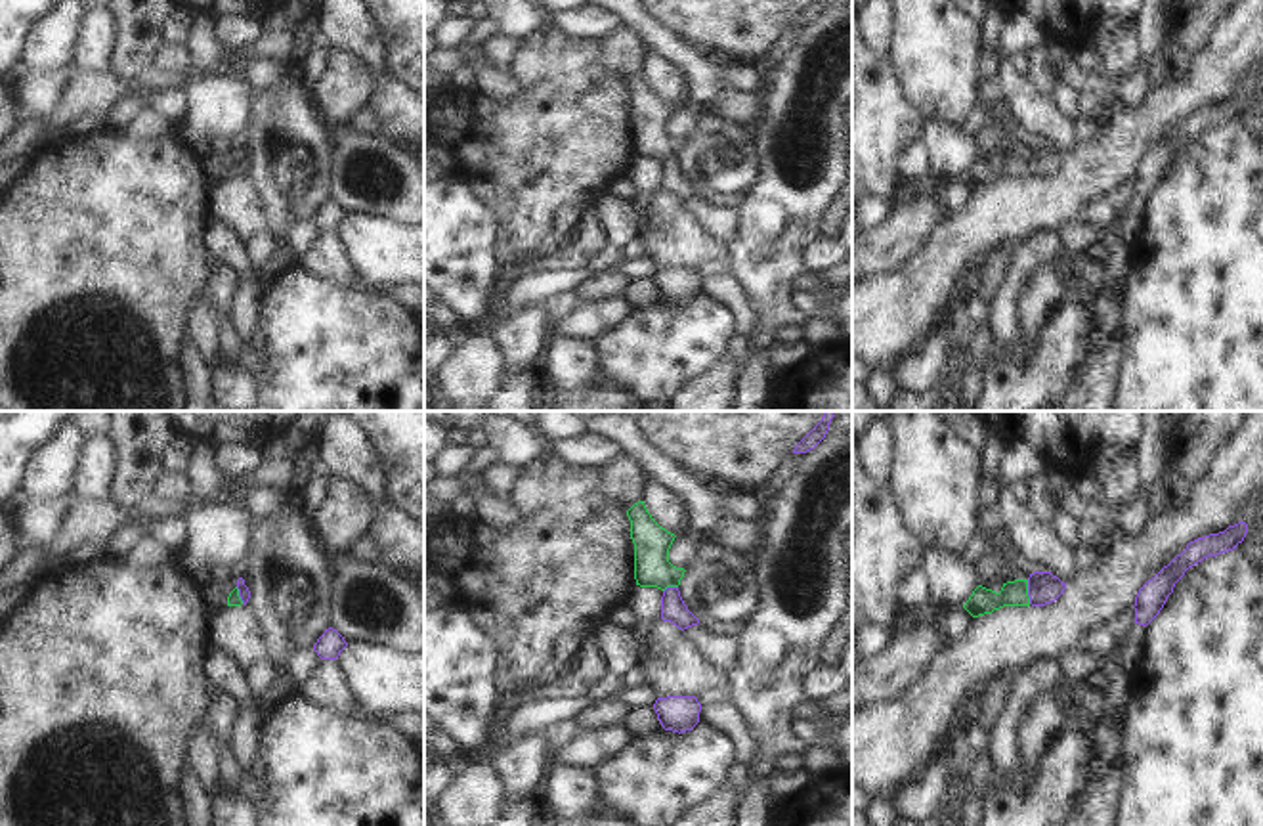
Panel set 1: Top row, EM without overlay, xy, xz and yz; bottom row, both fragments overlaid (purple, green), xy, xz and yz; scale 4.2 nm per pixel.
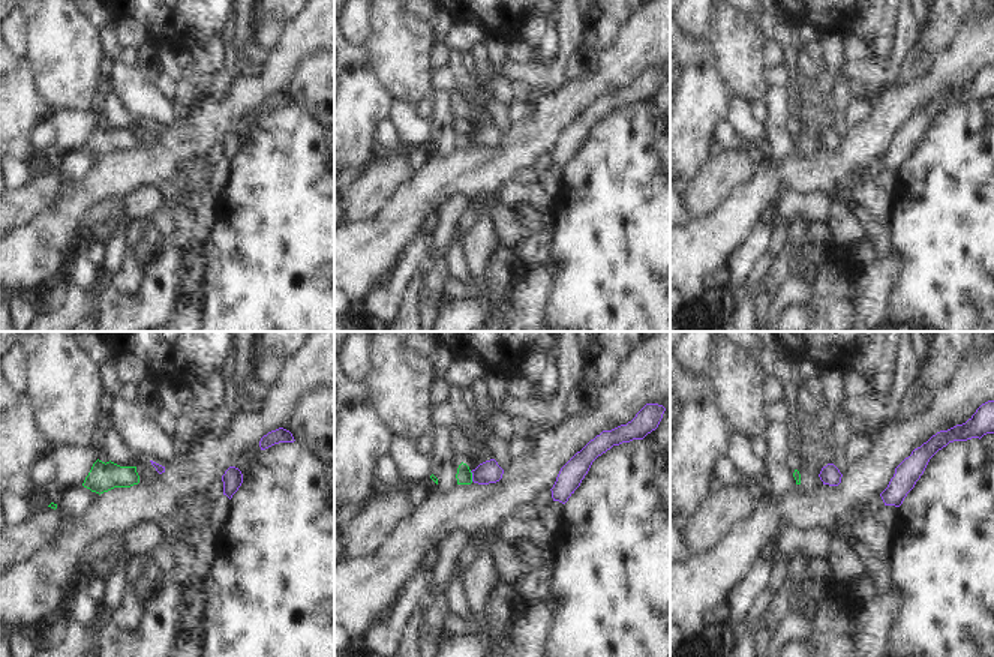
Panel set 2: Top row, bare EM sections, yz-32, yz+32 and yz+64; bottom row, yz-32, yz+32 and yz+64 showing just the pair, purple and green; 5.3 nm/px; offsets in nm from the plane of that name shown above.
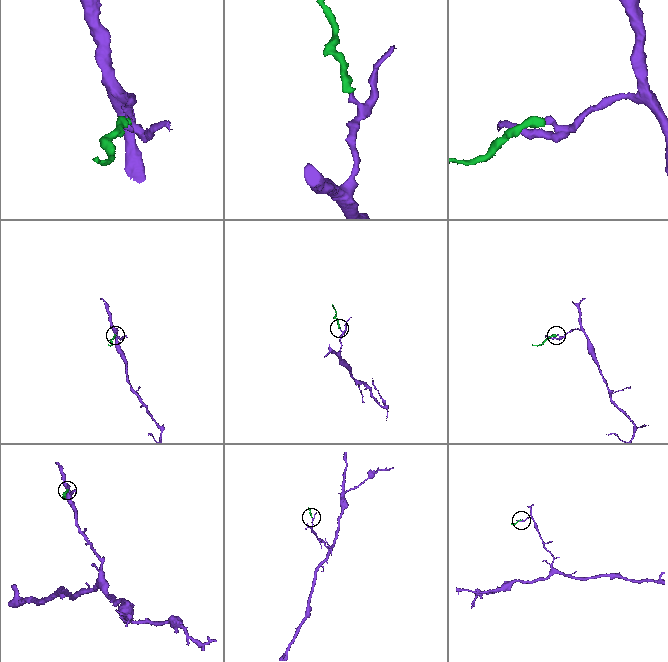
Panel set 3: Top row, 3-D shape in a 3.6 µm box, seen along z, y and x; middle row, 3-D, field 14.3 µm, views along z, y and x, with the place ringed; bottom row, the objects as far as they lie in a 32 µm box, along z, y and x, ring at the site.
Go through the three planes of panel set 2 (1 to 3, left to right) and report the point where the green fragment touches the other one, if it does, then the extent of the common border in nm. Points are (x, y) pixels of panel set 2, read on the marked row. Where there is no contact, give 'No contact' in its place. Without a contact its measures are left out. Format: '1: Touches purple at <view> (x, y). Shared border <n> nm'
1: No contact
2: Touches purple at yz+32 (473, 476). Shared border 60 nm
3: No contact

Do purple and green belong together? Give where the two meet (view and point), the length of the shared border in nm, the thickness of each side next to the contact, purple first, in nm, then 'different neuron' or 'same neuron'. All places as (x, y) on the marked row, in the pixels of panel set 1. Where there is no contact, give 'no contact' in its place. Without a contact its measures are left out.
contact yz (1028, 591); length 110 nm; calibres 140 and 110 nm; same neuron

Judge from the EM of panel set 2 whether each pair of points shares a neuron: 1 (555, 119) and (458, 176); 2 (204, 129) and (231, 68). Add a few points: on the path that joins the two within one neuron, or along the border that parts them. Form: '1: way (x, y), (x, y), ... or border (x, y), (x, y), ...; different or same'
1: way (531, 140), (498, 165), (482, 171); same
2: border (242, 77), (234, 83); different

